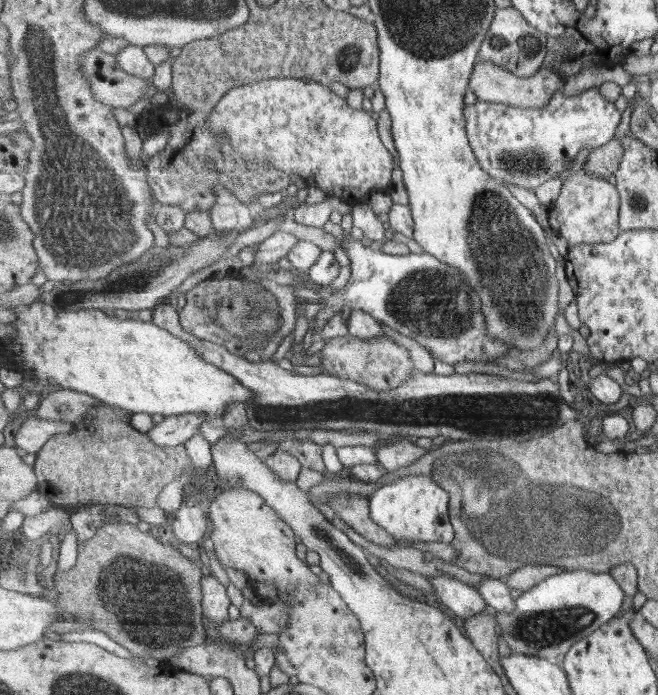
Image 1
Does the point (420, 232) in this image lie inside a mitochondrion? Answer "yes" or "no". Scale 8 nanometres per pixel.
no

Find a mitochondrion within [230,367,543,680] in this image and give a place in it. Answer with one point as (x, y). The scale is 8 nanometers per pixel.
(340, 554)

